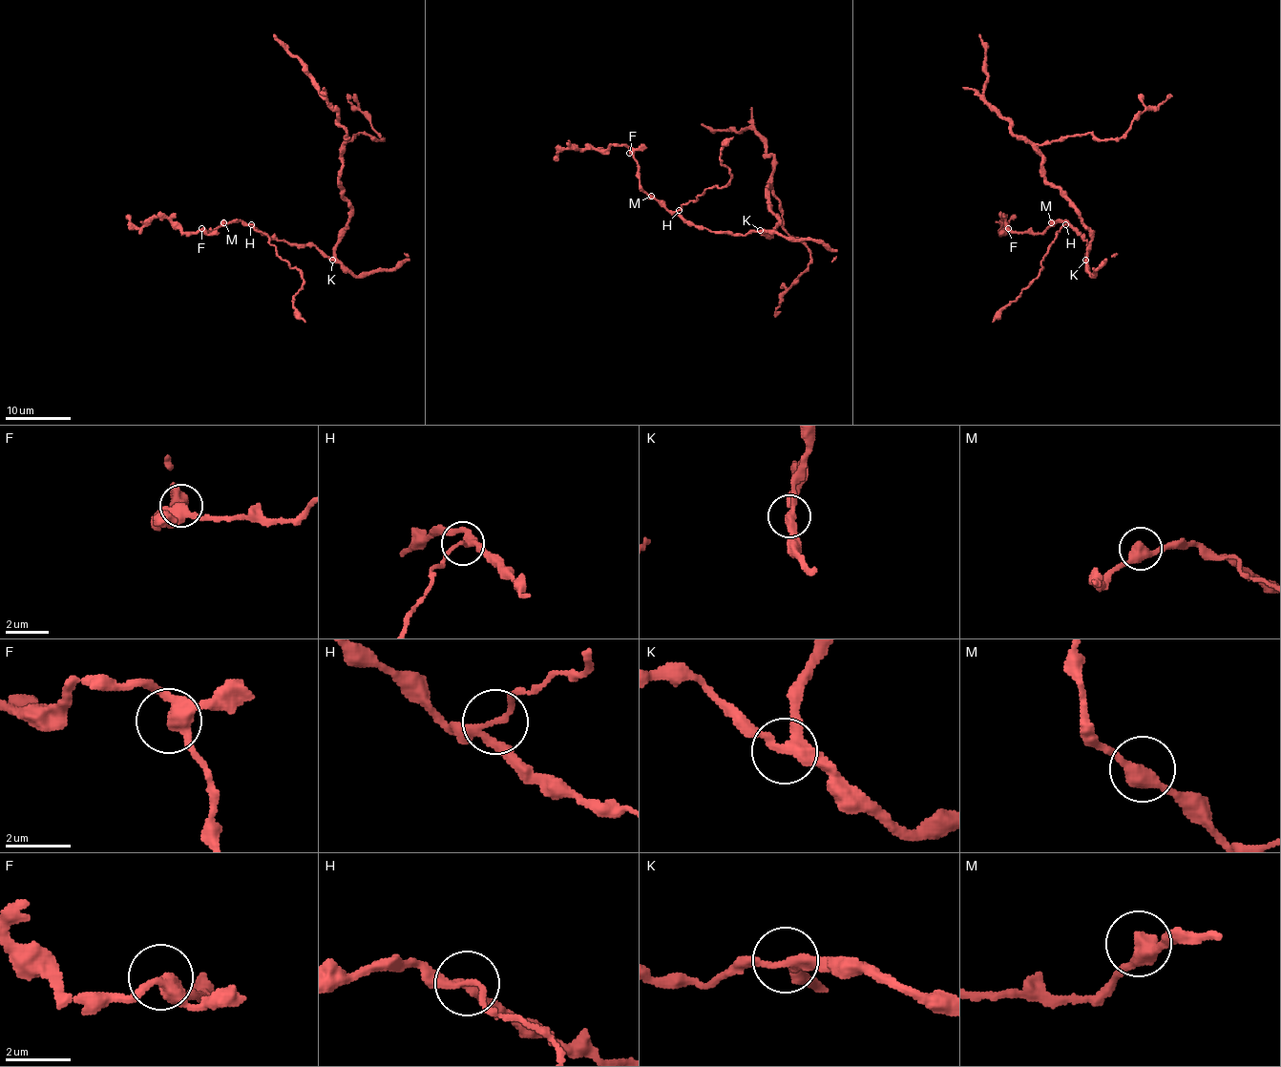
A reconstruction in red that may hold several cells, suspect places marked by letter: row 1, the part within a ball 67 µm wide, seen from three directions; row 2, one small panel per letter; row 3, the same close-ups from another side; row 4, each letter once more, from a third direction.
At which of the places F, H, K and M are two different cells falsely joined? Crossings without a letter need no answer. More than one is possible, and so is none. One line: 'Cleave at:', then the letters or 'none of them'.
Cleave at: H

